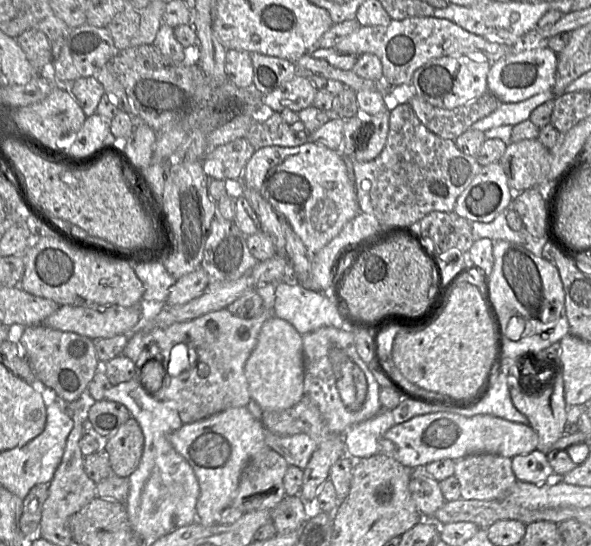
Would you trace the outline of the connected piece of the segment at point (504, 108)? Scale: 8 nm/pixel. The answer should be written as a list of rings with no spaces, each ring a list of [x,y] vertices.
[[[546,91],[521,102],[501,103],[494,112],[472,124],[470,129],[485,132],[498,126],[515,126],[529,119],[532,111],[538,106],[554,100],[555,97],[552,91]]]

